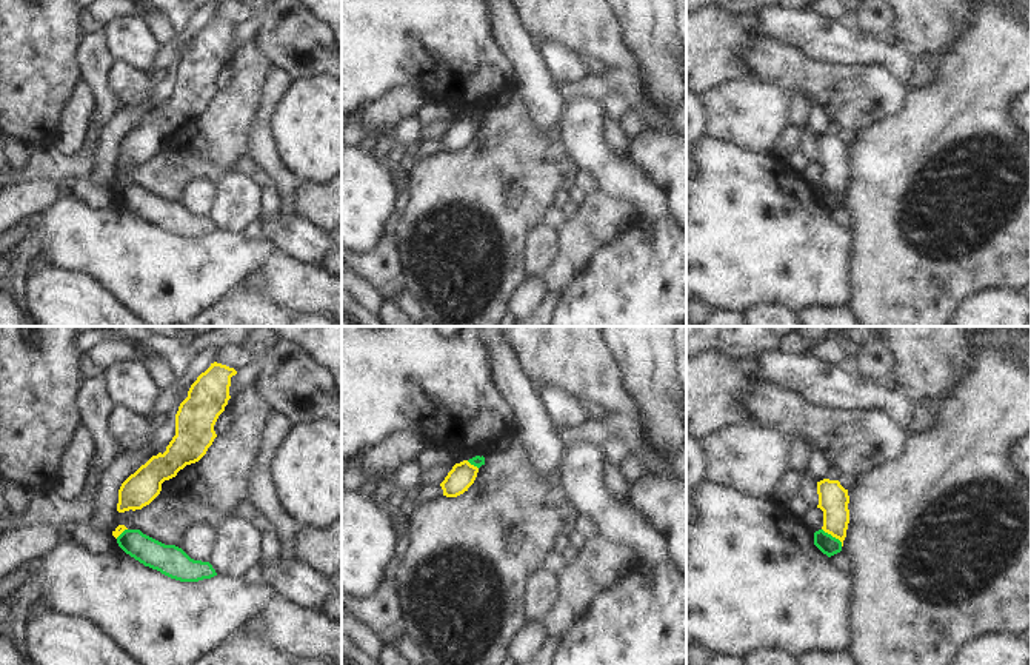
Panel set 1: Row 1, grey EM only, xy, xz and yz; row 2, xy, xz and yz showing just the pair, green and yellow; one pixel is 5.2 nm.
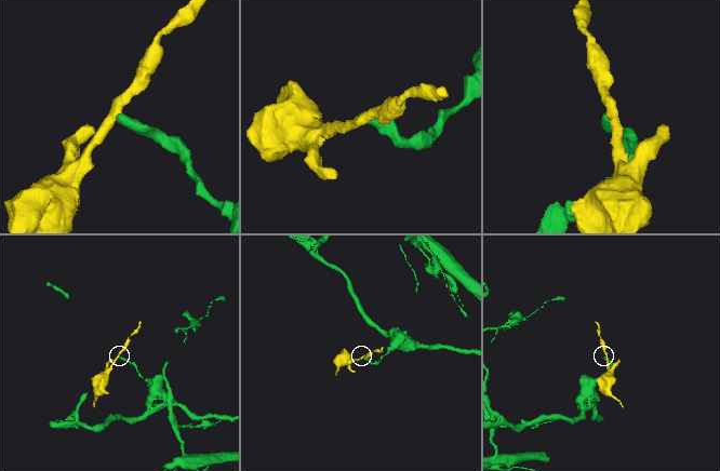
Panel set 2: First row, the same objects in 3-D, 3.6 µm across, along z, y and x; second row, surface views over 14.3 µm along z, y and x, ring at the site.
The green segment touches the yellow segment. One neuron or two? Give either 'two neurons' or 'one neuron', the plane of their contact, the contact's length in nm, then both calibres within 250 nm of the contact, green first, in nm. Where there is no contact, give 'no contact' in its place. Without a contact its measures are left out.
two neurons | yz | 140 nm | 100/160 nm

